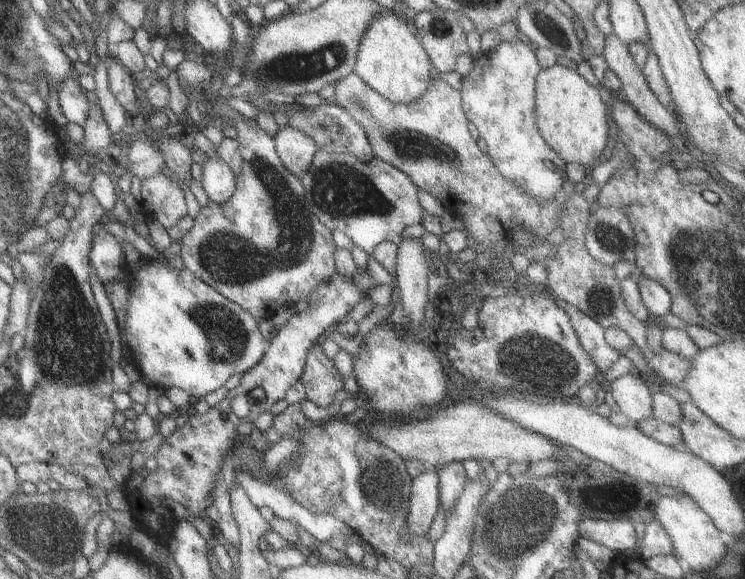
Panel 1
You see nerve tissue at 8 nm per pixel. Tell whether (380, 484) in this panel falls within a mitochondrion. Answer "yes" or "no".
yes

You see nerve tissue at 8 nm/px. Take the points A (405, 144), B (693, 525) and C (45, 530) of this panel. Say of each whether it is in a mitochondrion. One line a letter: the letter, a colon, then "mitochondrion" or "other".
A: mitochondrion
B: mitochondrion
C: mitochondrion

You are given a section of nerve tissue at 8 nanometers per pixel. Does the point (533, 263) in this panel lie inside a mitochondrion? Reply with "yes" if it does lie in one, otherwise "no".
no

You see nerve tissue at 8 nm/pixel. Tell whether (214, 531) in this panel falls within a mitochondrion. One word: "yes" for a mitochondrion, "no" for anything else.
no

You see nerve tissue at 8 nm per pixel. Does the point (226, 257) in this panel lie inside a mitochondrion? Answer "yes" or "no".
yes

